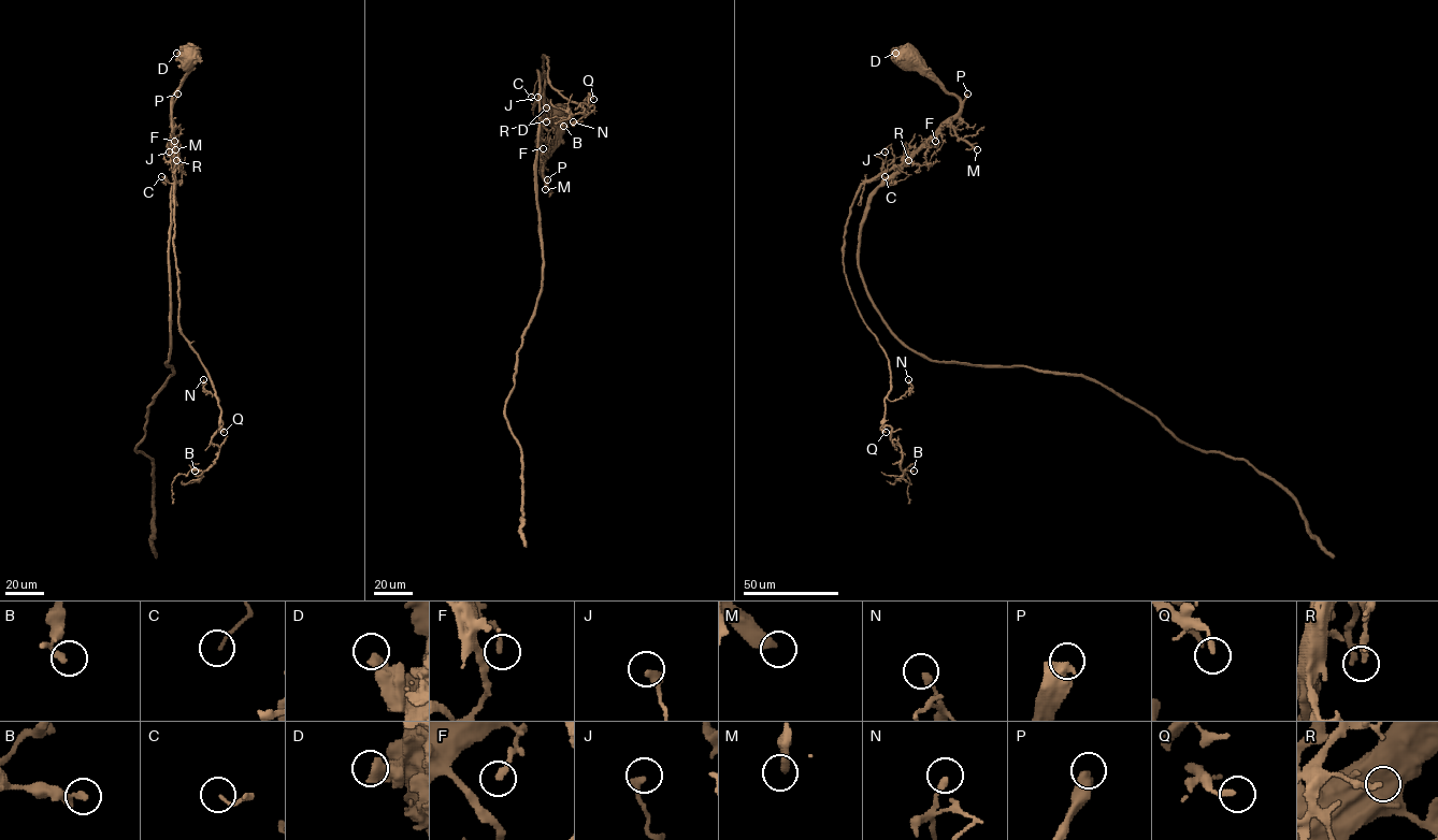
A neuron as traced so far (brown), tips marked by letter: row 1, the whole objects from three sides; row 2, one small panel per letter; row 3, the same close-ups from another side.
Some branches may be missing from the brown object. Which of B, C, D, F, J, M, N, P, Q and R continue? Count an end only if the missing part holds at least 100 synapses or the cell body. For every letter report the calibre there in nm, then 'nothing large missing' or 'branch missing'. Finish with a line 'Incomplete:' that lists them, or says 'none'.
B: 180 nm | nothing large missing
C: 110 nm | nothing large missing
D: 360 nm | nothing large missing
F: 220 nm | nothing large missing
J: 280 nm | nothing large missing
M: 360 nm | branch missing
N: 240 nm | nothing large missing
P: 550 nm | branch missing
Q: 180 nm | nothing large missing
R: 240 nm | nothing large missing
Incomplete: M, P

